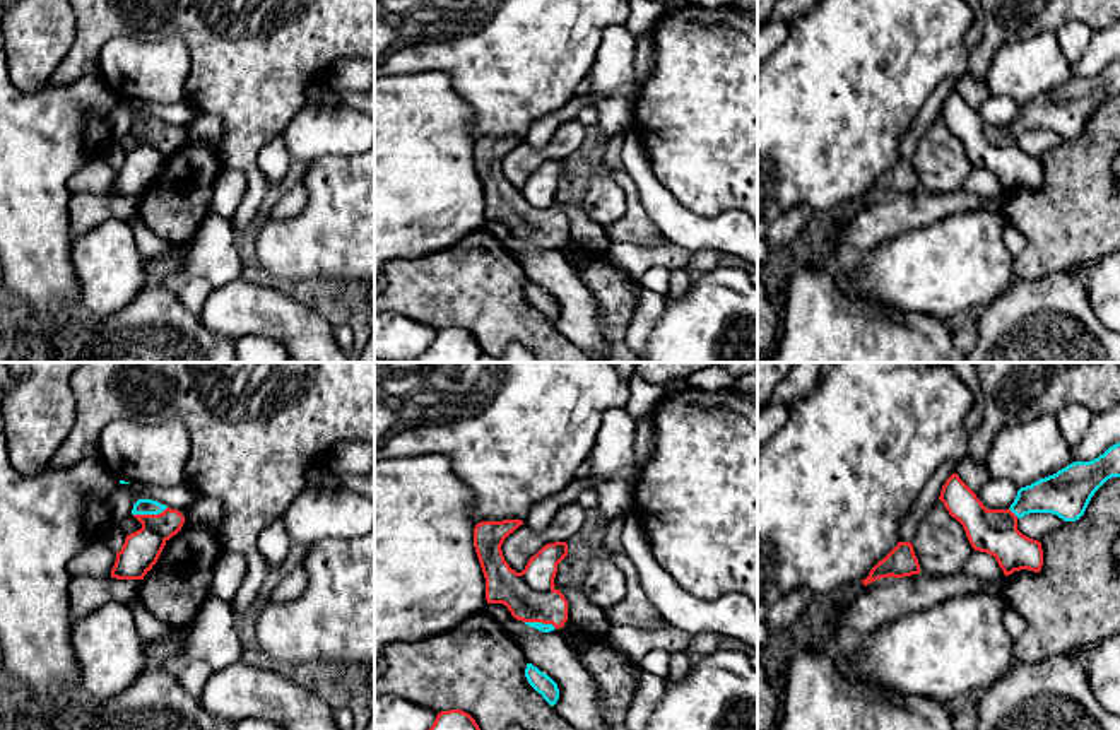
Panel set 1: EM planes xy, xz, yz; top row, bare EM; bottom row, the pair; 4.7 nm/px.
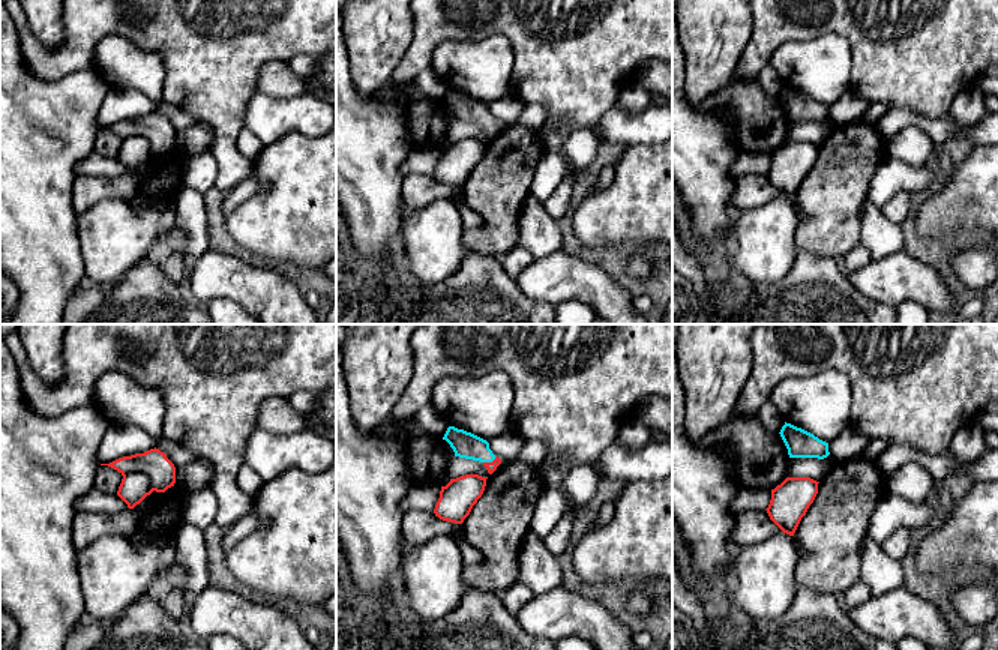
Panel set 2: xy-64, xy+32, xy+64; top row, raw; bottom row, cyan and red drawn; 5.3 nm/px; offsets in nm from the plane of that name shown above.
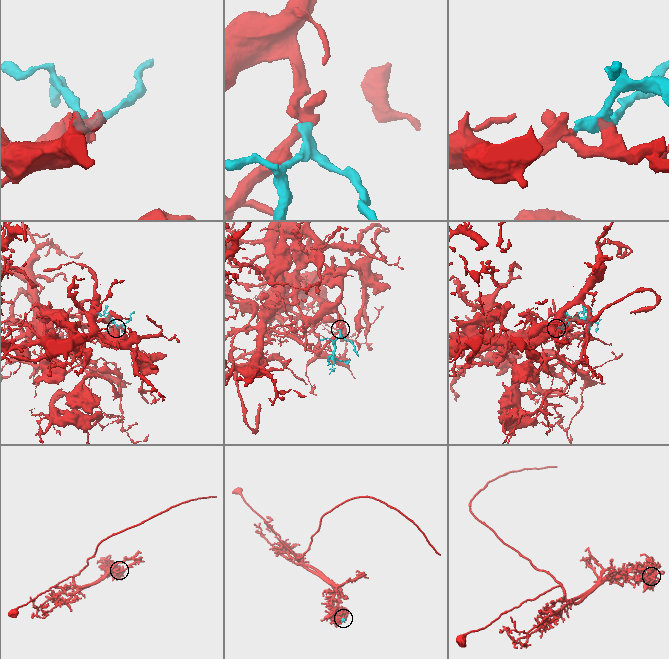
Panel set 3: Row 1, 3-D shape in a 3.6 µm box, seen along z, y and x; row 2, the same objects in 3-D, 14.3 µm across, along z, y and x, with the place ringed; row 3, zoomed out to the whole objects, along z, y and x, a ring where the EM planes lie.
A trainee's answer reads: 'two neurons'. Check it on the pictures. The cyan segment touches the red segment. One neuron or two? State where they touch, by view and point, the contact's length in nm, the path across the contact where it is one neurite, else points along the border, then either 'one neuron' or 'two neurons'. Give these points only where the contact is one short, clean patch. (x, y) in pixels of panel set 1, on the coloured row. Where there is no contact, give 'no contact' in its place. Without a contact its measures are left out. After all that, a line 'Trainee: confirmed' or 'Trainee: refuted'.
meets cyan in xy at (149, 513); contact 170 nm long; runs through xy (142, 506), (149, 513), (149, 541), (141, 551); one neuron
Trainee: refuted

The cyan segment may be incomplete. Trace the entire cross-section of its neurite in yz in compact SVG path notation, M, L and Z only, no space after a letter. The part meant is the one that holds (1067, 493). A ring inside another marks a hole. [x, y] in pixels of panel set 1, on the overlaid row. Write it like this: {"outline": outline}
{"outline": "M1120 443L1091 462L1074 462L1021 487L1009 509L987 509L958 474L946 480L939 499L963 525L971 547L993 556L1005 576L1021 569L1040 573L1041 542L1023 535L1017 520L1029 513L1052 513L1064 521L1076 521L1094 492L1111 477L1120 477Z"}

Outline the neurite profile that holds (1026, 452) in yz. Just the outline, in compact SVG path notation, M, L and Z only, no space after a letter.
M1055 414L1002 427L992 441L987 460L990 479L1011 480L1019 489L1053 475L1074 462L1072 446L1062 438Z

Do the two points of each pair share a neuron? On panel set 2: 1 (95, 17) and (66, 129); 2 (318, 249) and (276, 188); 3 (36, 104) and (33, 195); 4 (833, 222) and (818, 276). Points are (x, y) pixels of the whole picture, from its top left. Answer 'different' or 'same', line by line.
1: different
2: same
3: same
4: different

